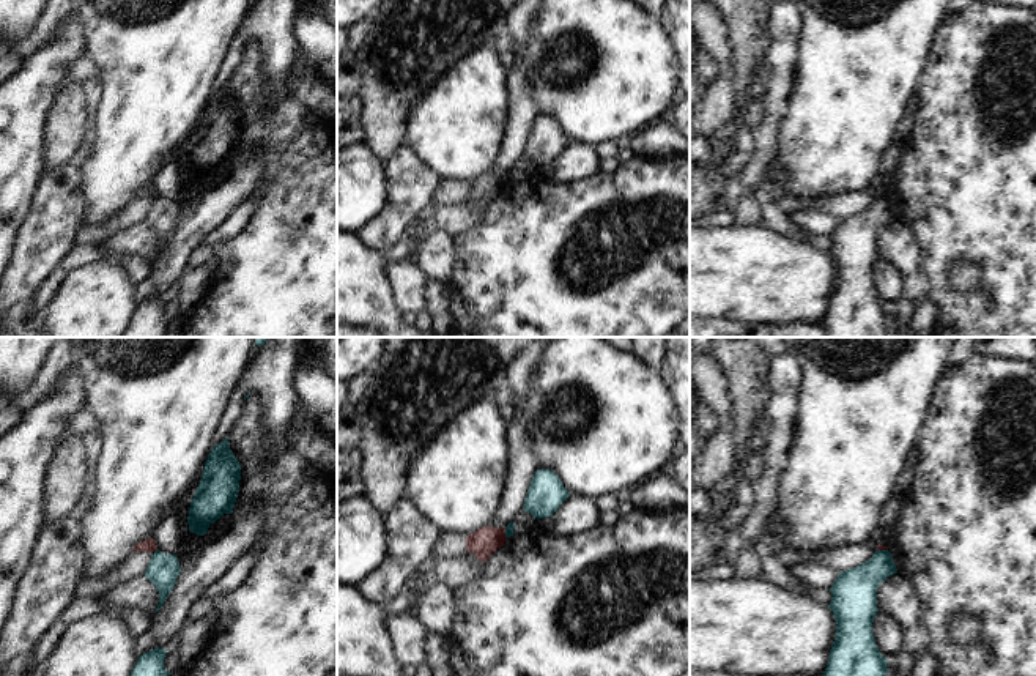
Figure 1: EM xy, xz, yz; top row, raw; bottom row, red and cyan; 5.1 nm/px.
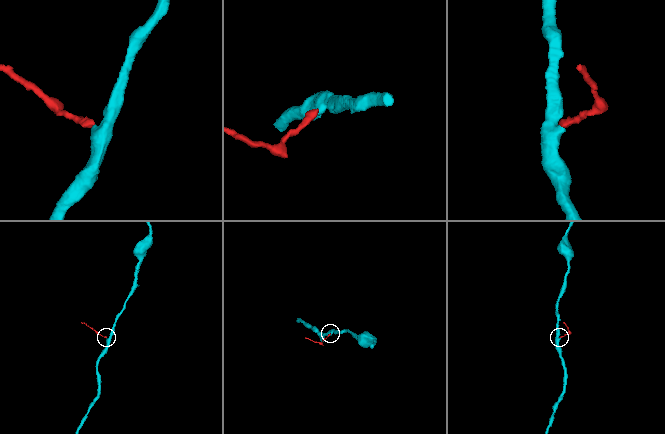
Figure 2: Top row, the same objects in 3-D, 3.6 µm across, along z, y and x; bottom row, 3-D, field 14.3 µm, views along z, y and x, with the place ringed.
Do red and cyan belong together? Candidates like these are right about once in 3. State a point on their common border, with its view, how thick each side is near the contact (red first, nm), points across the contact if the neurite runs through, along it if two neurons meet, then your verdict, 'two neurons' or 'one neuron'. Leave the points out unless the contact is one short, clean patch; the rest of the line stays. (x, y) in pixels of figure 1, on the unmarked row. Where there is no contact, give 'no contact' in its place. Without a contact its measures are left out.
contact yz (882, 196); calibres 30 and 220 nm; border yz (876, 196), (887, 197); two neurons

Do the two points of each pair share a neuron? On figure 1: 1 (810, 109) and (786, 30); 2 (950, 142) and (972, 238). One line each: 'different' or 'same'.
1: different
2: same

